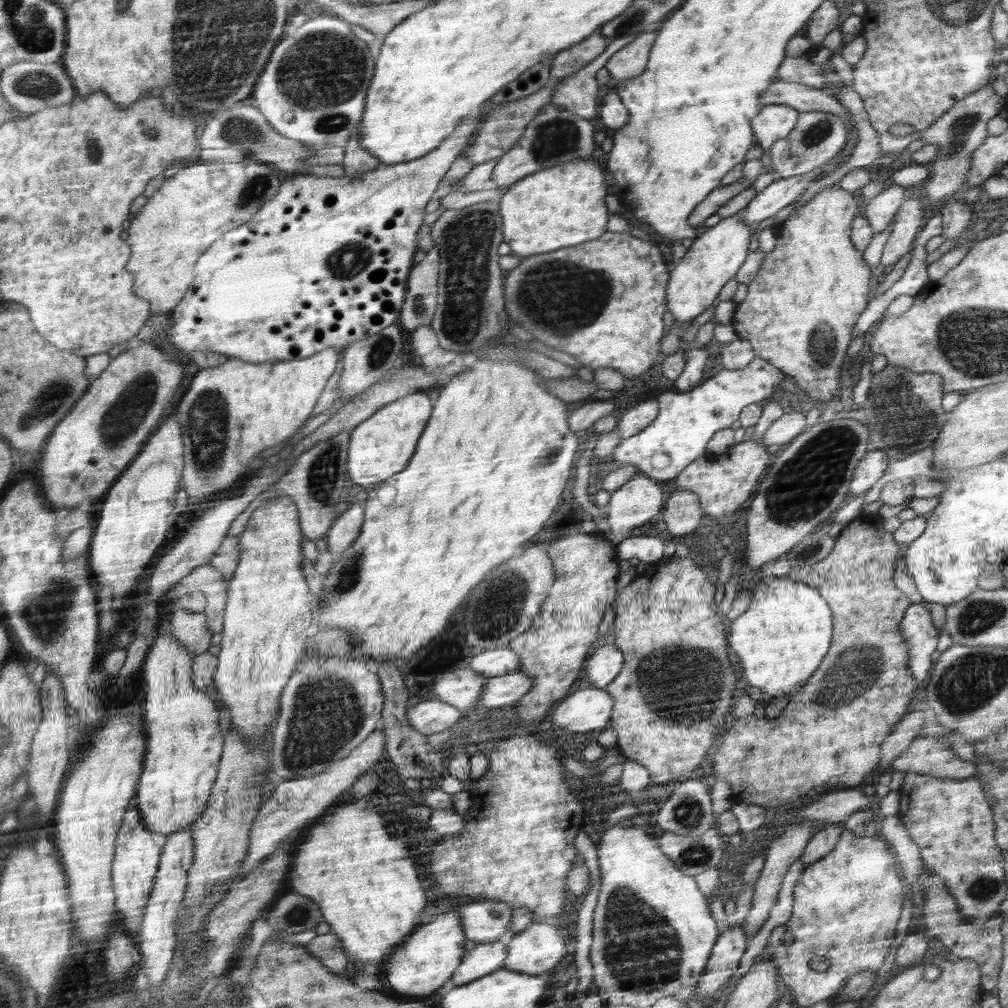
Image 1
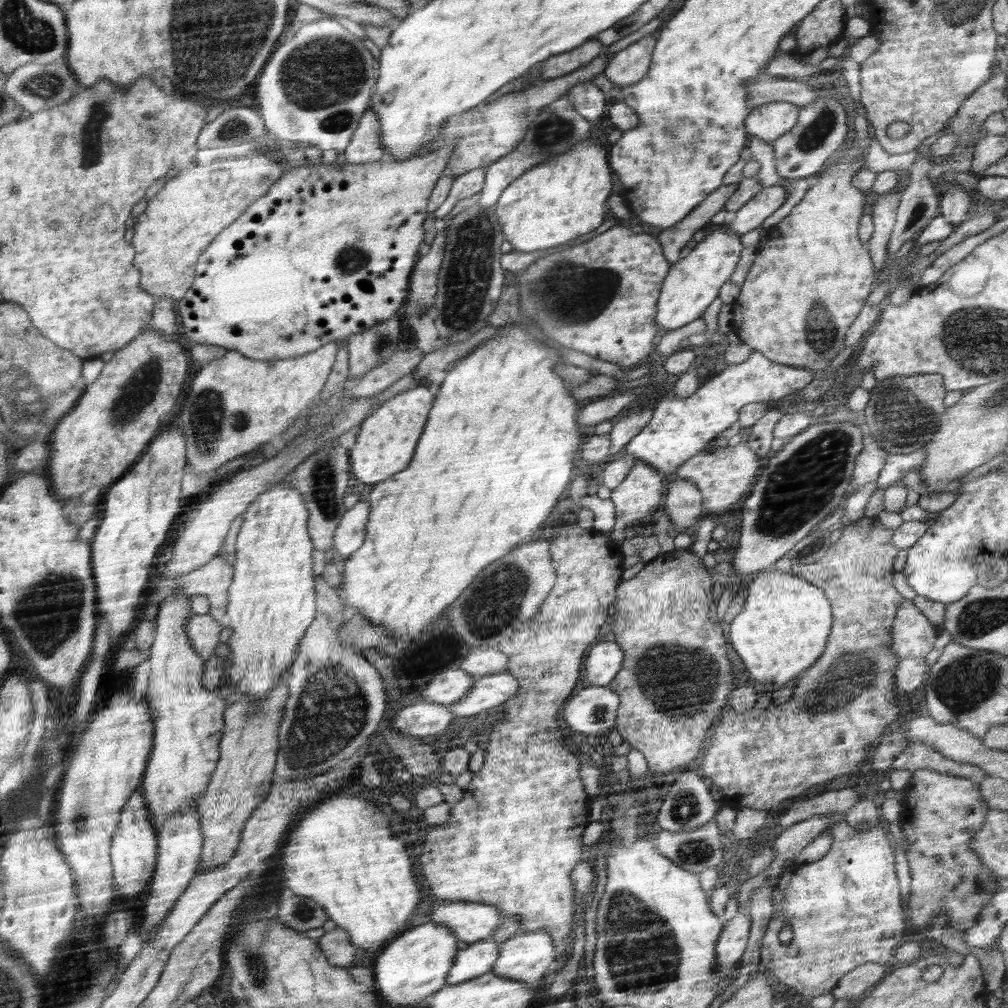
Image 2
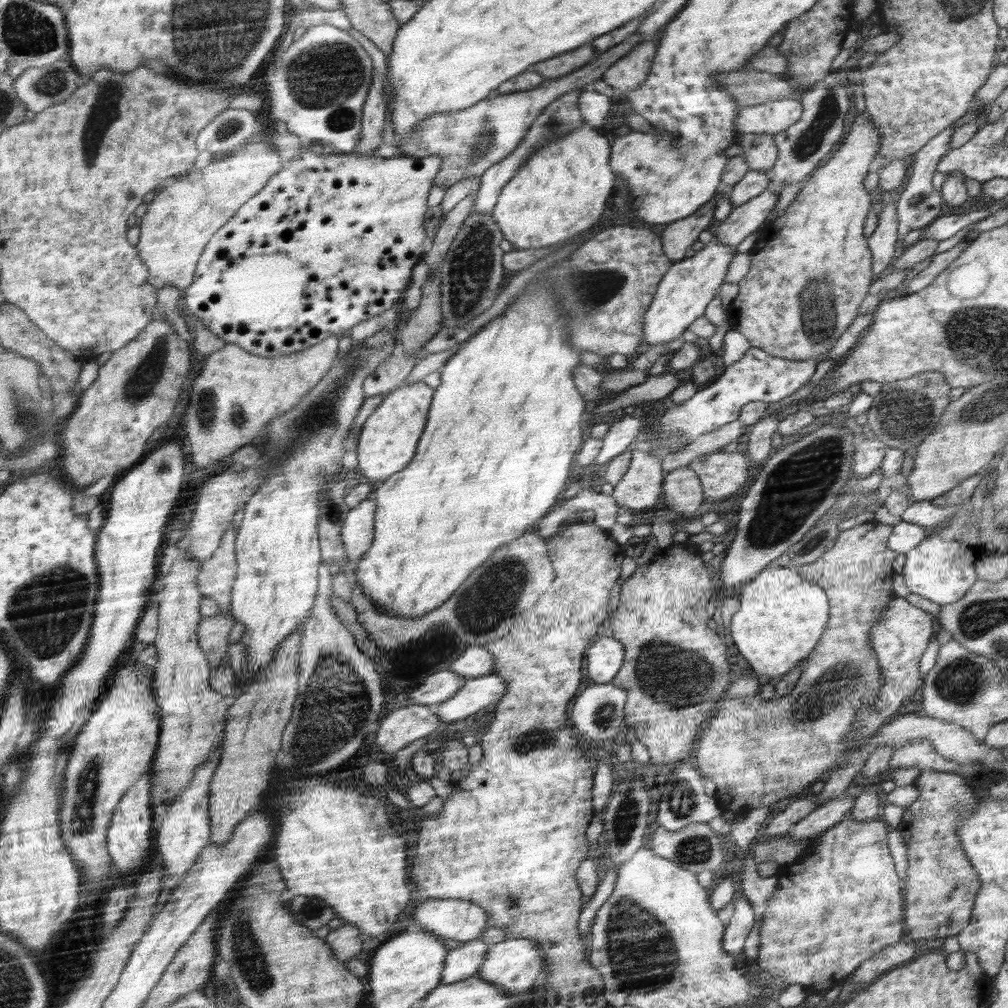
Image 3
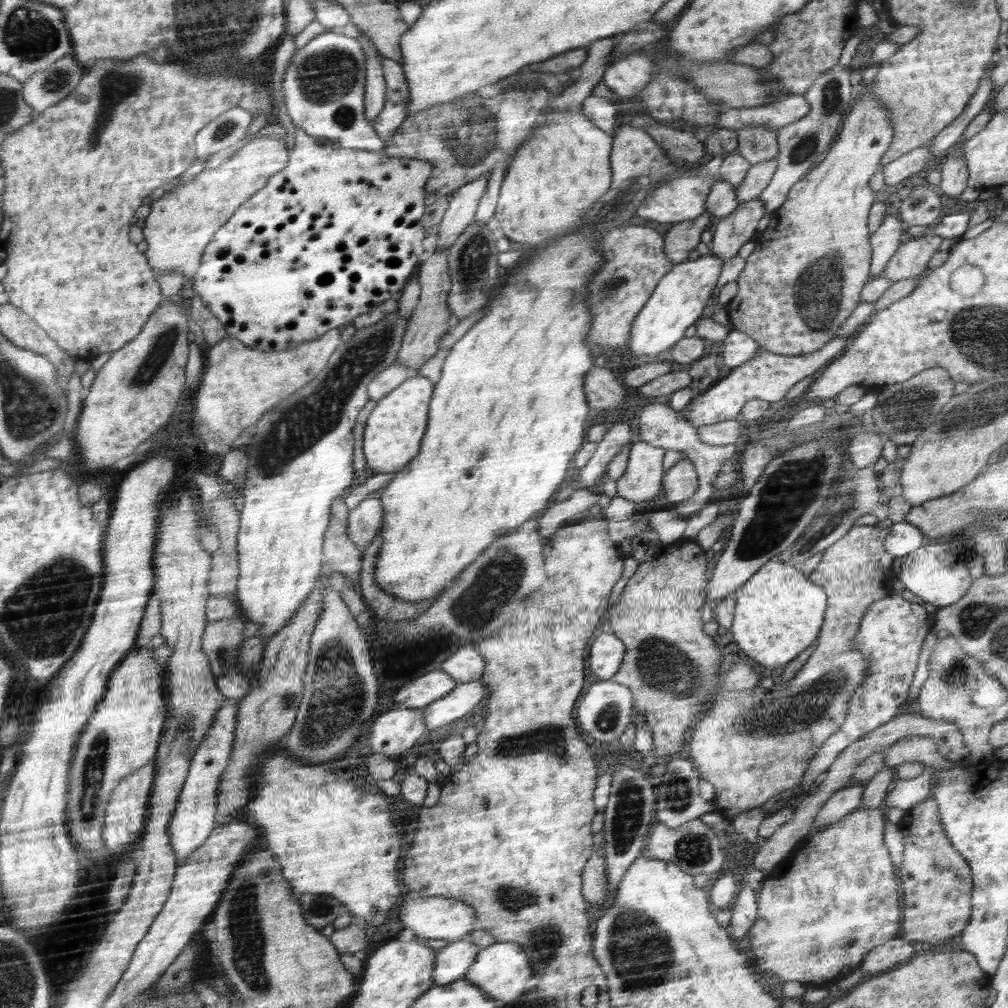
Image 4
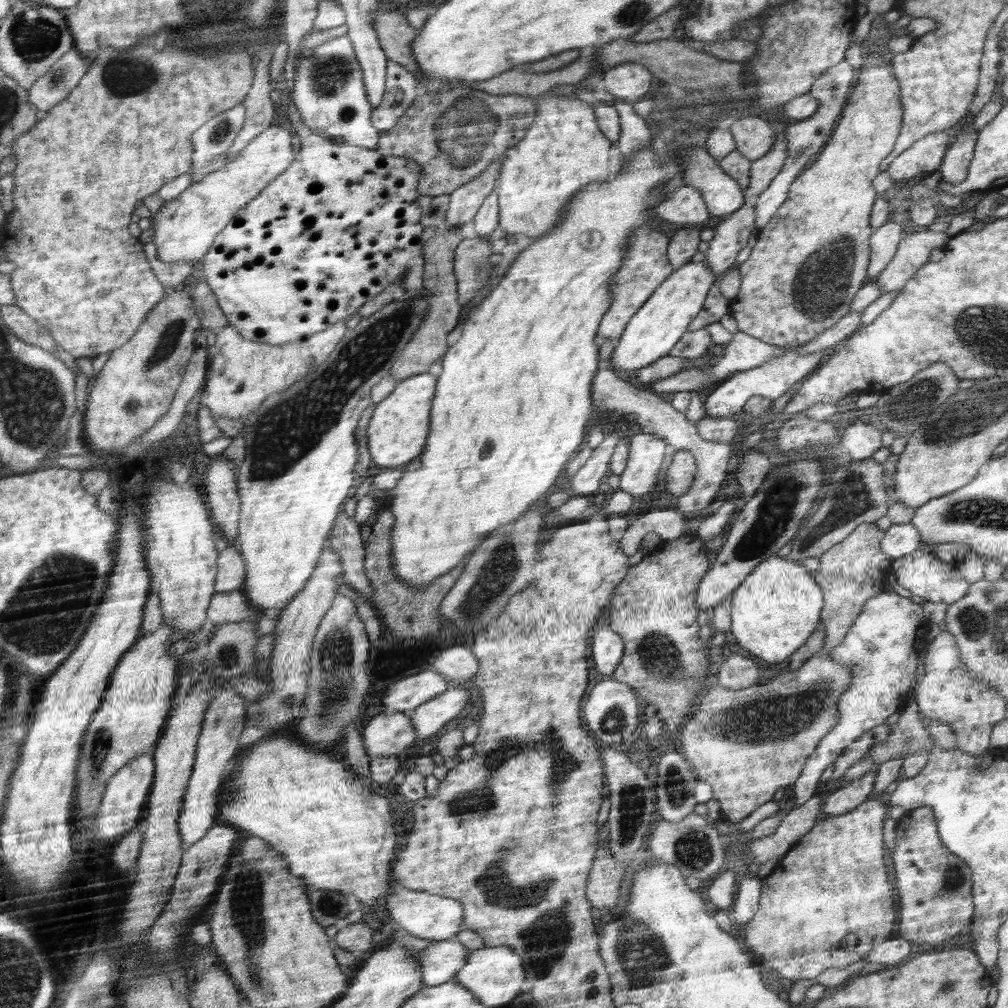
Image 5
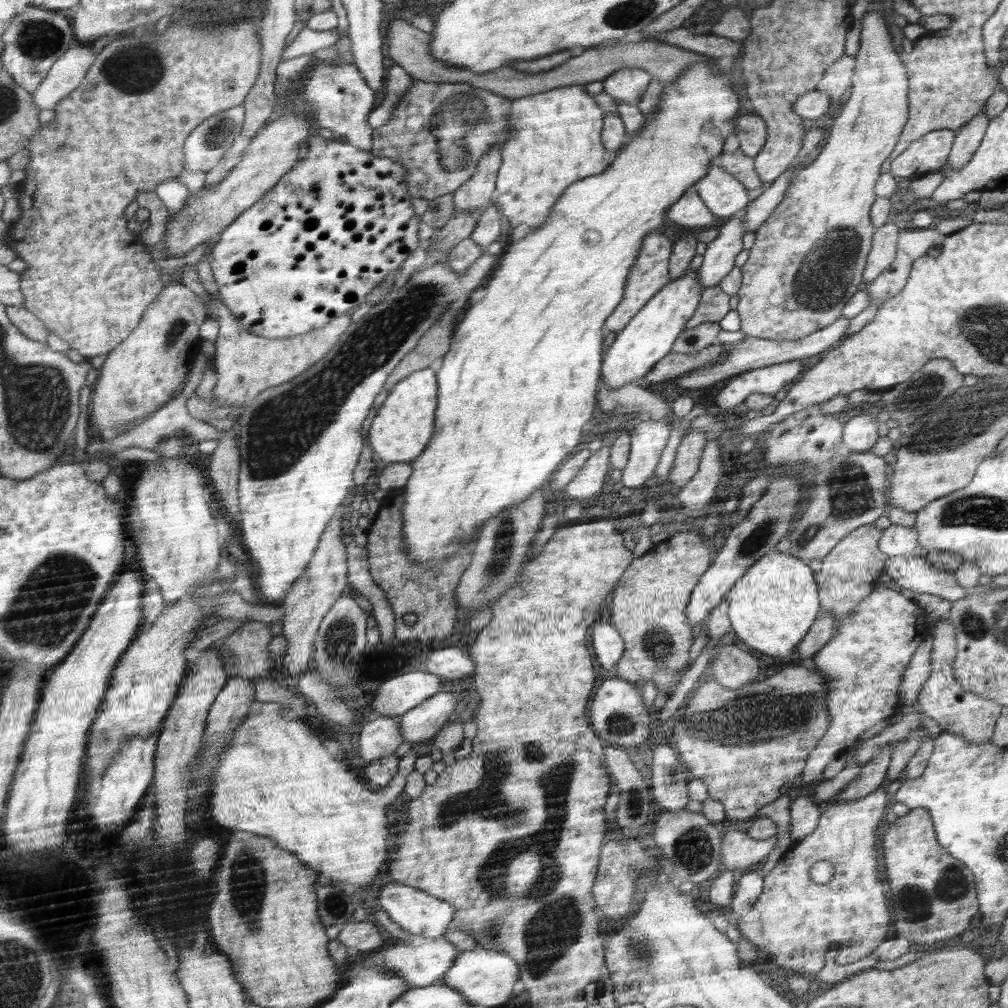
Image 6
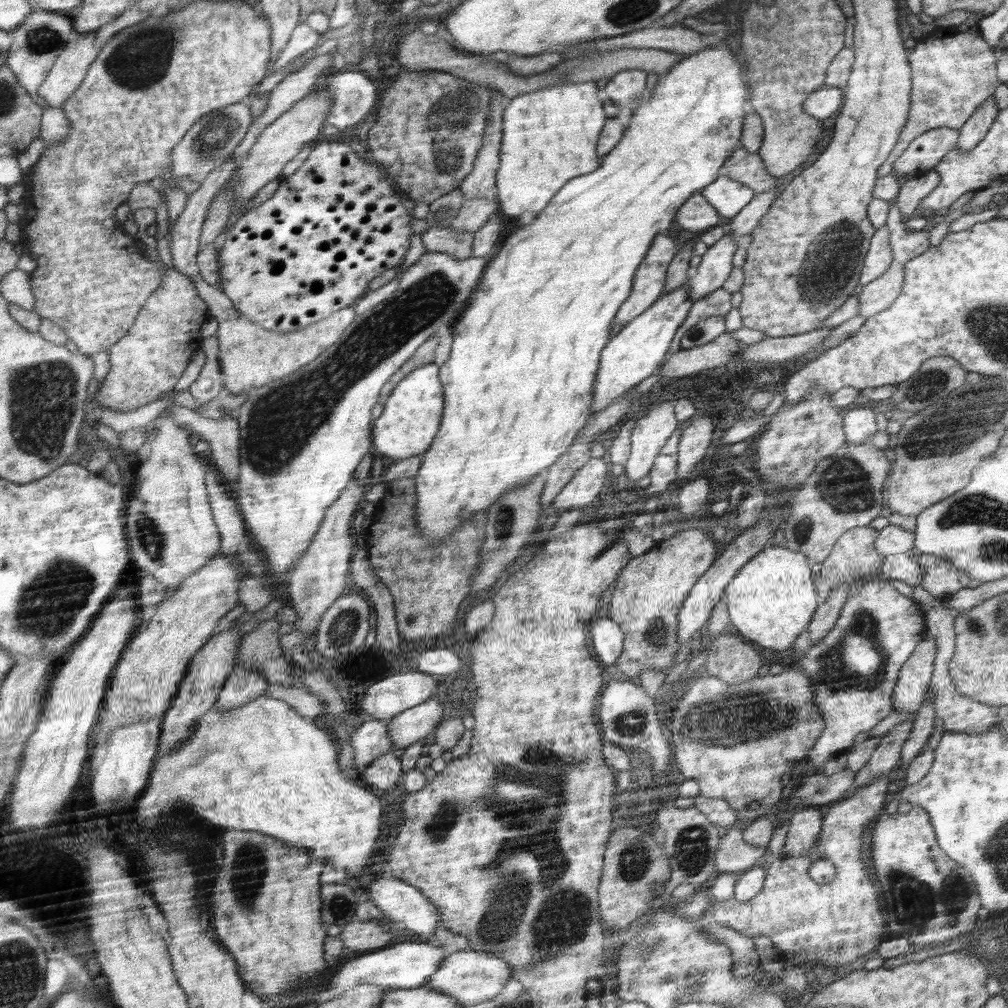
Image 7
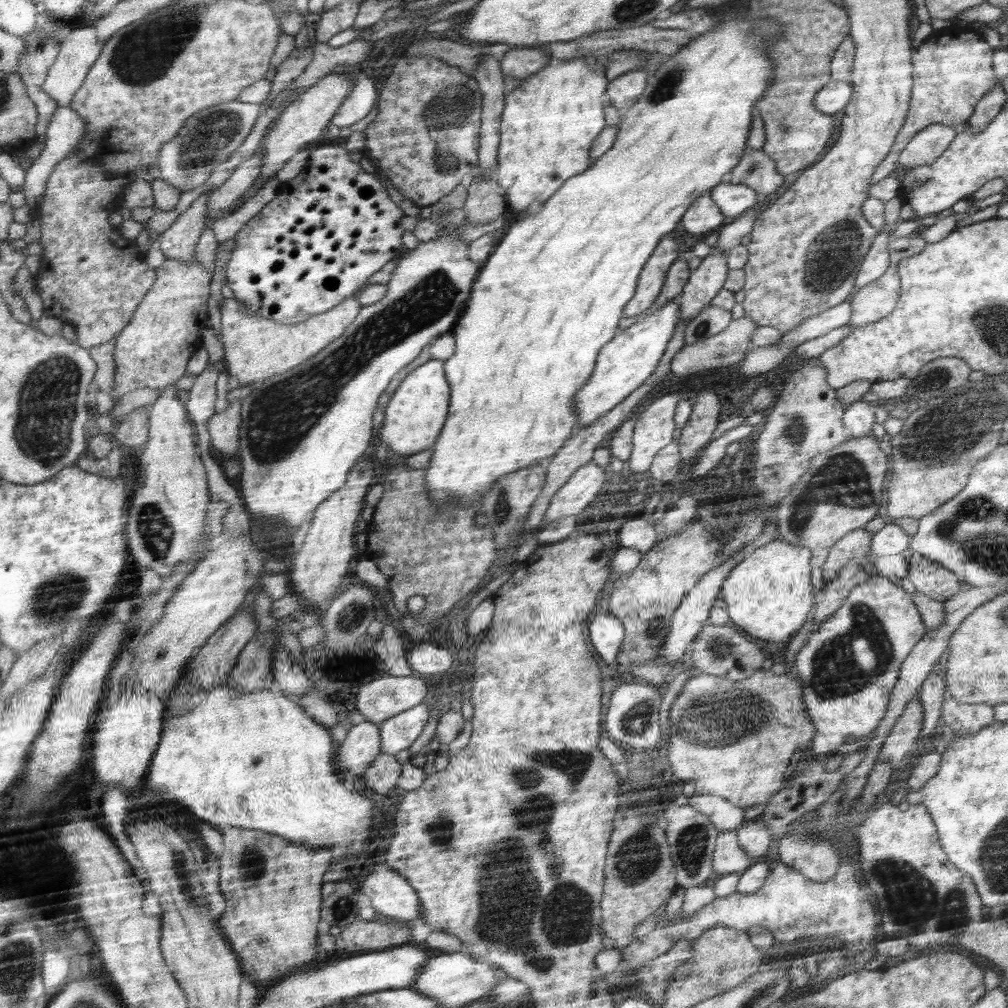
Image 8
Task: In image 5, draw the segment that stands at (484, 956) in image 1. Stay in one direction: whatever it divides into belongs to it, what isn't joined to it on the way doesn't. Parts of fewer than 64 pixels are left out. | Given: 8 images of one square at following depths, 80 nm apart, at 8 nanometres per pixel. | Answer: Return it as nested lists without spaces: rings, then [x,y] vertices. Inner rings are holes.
[[[457,939],[434,941],[423,950],[412,950],[419,960],[419,968],[426,986],[452,981],[467,964],[469,950]]]

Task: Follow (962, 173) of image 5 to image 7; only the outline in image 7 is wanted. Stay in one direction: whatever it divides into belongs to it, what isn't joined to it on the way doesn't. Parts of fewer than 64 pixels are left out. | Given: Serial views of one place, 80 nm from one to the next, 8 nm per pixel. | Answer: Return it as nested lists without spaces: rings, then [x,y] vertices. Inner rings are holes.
[[[994,96],[985,100],[983,106],[963,124],[962,128],[959,128],[957,148],[961,152],[972,150],[989,131],[999,112]]]

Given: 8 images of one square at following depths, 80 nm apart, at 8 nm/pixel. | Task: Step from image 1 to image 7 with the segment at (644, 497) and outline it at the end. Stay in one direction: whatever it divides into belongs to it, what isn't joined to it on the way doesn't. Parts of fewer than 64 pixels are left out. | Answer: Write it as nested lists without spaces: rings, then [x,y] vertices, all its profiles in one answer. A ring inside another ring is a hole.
[[[675,401],[653,407],[638,420],[631,432],[631,454],[625,464],[626,483],[635,485],[653,467],[656,456],[680,422],[675,416]]]

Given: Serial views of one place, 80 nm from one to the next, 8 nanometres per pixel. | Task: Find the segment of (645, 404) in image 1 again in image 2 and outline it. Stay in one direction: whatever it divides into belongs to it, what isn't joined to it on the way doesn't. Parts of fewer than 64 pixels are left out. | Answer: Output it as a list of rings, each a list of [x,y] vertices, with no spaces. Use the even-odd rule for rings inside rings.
[[[654,408],[640,409],[629,416],[624,416],[622,420],[616,422],[609,432],[611,445],[607,460],[611,460],[624,452],[625,446],[651,422]]]

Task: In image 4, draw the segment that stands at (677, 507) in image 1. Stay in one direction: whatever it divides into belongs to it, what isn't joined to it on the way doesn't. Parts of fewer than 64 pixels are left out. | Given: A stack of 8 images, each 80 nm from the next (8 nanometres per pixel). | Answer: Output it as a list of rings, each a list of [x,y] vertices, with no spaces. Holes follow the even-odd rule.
[[[686,457],[664,475],[663,487],[668,502],[682,503],[683,500],[691,499],[699,490],[699,476],[696,476],[694,467],[693,461]]]

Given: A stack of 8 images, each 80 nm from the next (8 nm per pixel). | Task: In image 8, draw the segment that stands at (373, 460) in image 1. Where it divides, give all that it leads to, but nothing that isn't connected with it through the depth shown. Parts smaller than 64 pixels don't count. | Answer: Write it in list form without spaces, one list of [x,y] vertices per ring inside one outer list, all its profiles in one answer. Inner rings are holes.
[[[430,359],[410,372],[398,389],[391,396],[387,407],[384,410],[385,417],[379,430],[379,442],[383,442],[392,452],[409,456],[431,448],[440,436],[440,431],[444,426],[448,416],[448,405],[450,396],[450,385],[446,382],[444,373],[444,360]]]

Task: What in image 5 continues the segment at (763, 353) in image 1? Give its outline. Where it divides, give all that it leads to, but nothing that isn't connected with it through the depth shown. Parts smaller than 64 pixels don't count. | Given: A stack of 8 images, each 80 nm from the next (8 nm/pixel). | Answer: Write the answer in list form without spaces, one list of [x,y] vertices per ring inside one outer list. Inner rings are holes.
[[[867,50],[866,52],[870,52],[870,55],[868,57],[864,58],[863,65],[861,66],[861,75],[860,80],[858,80],[858,84],[856,85],[856,90],[852,93],[851,102],[848,103],[847,108],[845,108],[845,111],[843,112],[843,118],[840,119],[839,126],[836,127],[835,134],[832,135],[831,142],[828,143],[828,146],[824,148],[824,152],[822,156],[819,156],[819,159],[810,167],[807,168],[807,171],[804,172],[804,174],[801,174],[798,179],[795,180],[794,183],[791,184],[791,188],[788,191],[788,198],[786,202],[783,204],[782,207],[779,208],[778,211],[775,212],[773,215],[773,218],[771,219],[771,222],[767,224],[766,227],[762,228],[761,230],[756,231],[757,240],[755,246],[752,248],[750,257],[744,262],[744,264],[739,266],[739,274],[741,277],[741,285],[739,288],[739,295],[737,295],[734,299],[731,300],[731,306],[730,306],[730,312],[729,314],[734,317],[734,320],[737,322],[738,330],[740,332],[744,332],[748,334],[748,336],[757,338],[758,340],[761,340],[762,342],[765,342],[766,344],[773,344],[774,346],[779,346],[780,348],[799,348],[799,346],[803,346],[803,344],[806,344],[807,342],[811,342],[813,338],[816,338],[818,335],[823,334],[825,330],[828,330],[829,328],[832,328],[835,326],[836,323],[839,322],[840,319],[843,318],[843,316],[846,316],[851,313],[851,304],[852,300],[855,299],[855,296],[859,293],[860,288],[862,288],[862,284],[864,284],[864,278],[866,277],[866,268],[868,267],[868,260],[871,260],[870,255],[870,246],[871,246],[871,239],[870,236],[874,235],[875,230],[872,229],[870,220],[871,220],[871,212],[873,211],[873,207],[875,206],[875,200],[876,200],[876,191],[874,187],[874,179],[876,178],[876,175],[879,174],[879,172],[883,169],[882,162],[884,159],[887,158],[888,155],[891,154],[892,150],[894,150],[896,139],[899,136],[900,127],[903,126],[903,105],[900,102],[899,99],[899,84],[896,80],[896,77],[894,75],[890,76],[890,70],[888,70],[888,62],[884,62],[882,60],[882,55],[878,55],[872,50]]]

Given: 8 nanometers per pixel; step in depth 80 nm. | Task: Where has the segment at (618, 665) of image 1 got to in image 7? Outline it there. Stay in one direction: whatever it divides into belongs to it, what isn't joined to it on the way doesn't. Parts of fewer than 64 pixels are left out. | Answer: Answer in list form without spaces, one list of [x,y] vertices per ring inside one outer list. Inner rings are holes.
[[[598,617],[592,624],[592,646],[606,668],[614,666],[623,651],[624,633],[616,621]]]

